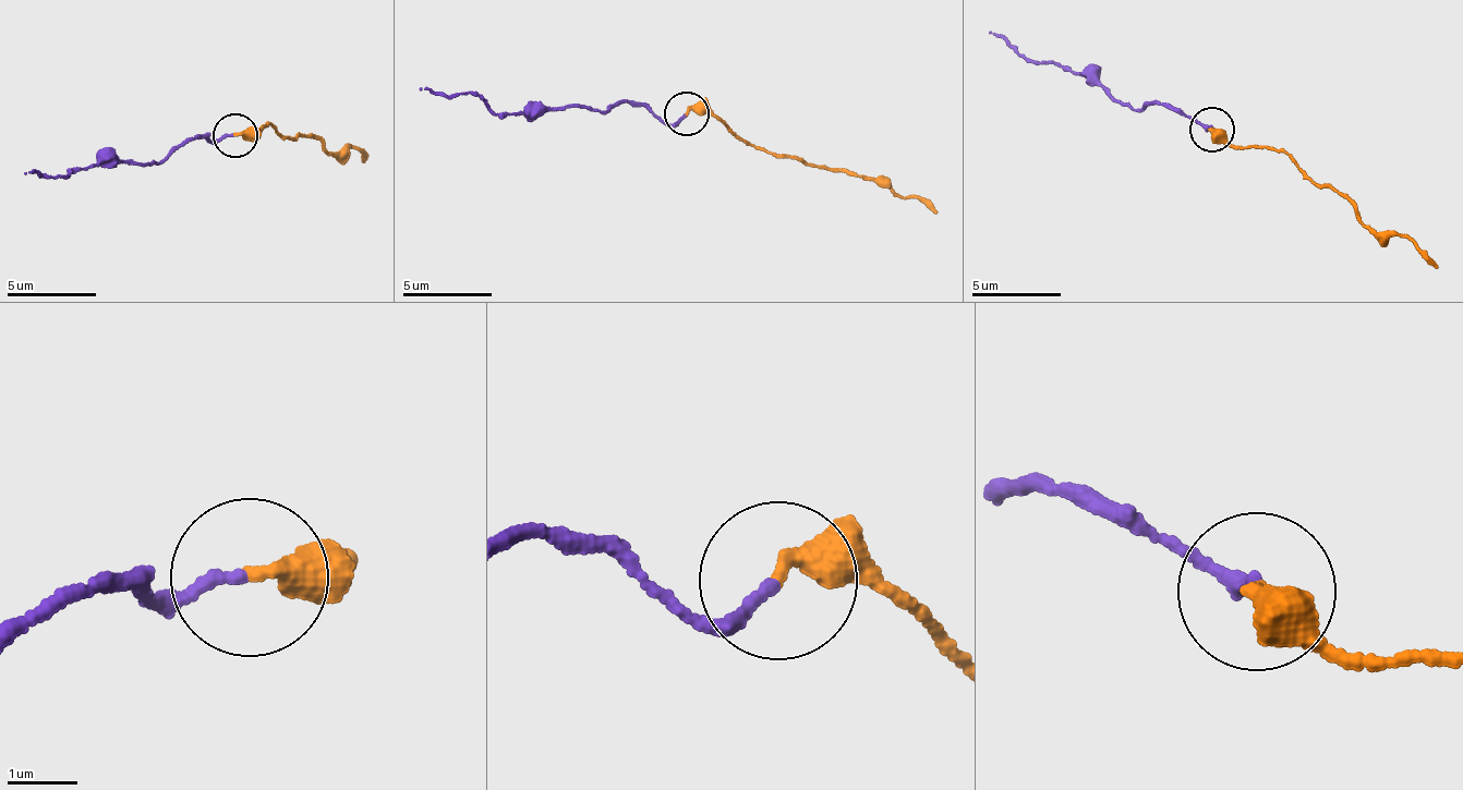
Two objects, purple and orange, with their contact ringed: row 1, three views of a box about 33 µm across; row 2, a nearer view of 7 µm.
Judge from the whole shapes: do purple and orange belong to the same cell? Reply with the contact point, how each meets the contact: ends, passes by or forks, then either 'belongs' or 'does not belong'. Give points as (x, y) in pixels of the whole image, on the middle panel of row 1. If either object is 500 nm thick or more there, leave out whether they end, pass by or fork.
place (687, 113); purple ends; orange ends; does not belong

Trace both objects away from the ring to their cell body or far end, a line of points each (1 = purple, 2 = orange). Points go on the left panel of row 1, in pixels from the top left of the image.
1: (234, 136), (210, 144), (205, 134), (191, 141), (160, 166), (72, 170), (41, 178), (24, 172)
2: (234, 136), (254, 136), (267, 124), (279, 134), (314, 136), (333, 153), (343, 150), (348, 145), (365, 162)

